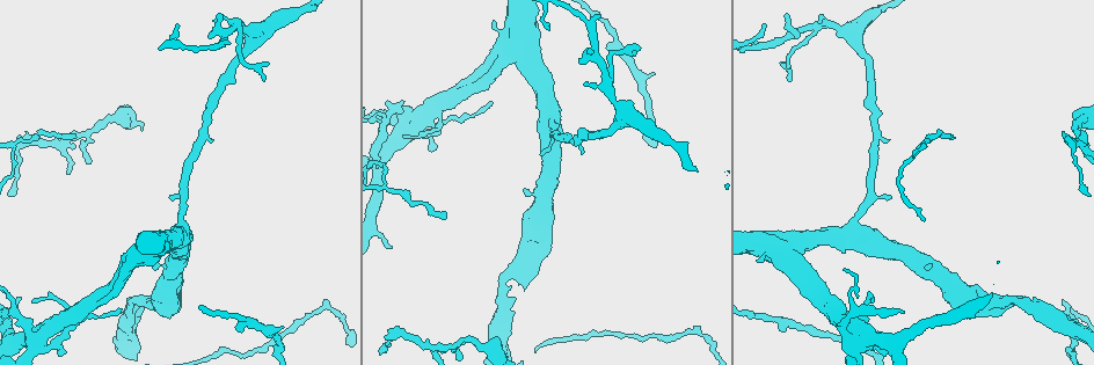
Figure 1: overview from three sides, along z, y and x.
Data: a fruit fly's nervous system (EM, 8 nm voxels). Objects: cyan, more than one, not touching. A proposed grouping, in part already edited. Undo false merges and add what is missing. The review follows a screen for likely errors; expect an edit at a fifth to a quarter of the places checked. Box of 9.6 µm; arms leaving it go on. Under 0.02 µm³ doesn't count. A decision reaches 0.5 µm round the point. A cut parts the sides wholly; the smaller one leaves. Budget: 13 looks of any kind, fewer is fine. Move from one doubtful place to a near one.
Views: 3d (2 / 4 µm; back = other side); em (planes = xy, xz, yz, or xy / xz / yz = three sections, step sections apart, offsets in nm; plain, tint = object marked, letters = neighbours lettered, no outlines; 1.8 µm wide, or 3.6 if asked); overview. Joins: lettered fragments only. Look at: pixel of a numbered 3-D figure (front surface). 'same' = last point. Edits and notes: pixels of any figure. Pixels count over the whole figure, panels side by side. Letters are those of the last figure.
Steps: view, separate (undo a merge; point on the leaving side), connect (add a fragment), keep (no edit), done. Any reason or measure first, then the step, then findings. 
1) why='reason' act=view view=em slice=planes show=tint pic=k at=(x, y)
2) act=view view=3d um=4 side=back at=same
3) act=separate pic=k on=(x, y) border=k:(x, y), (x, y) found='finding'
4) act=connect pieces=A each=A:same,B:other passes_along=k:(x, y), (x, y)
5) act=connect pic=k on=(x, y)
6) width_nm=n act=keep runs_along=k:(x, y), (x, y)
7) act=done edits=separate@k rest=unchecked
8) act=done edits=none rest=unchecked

why='calibre changes' act=view view=3d um=2 pic=1 at=(857, 335)

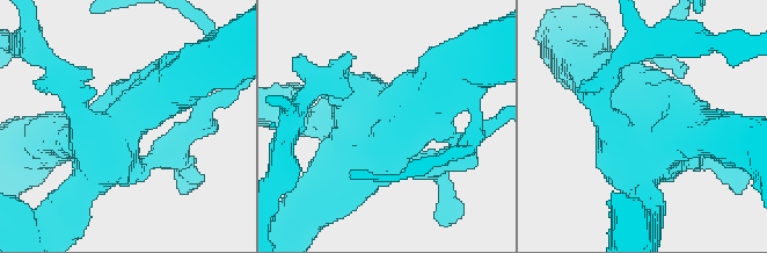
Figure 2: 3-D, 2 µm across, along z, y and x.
act=view view=em slice=planes show=letters pic=2 at=(643, 125)

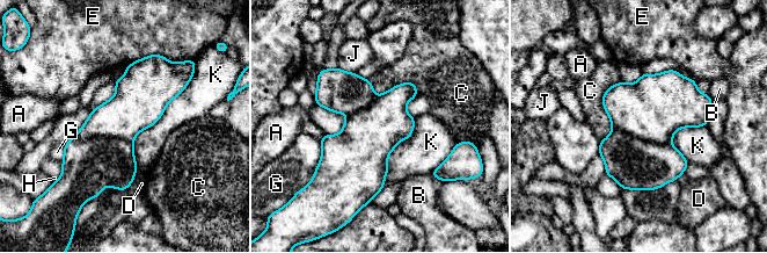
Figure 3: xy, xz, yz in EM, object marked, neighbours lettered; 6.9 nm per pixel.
act=separate pic=3 on=(89, 165) each=A:other,B:other,C:other,D:other,E:other,G:other,H:other,J:other,K:other found='a second neuron is stuck on'

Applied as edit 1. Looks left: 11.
why='see it whole again' act=view view=overview

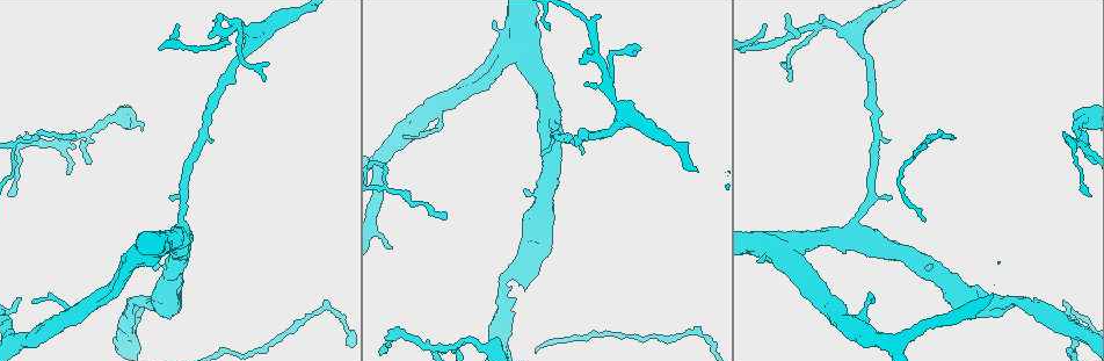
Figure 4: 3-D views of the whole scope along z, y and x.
why='an open end' act=view view=3d um=4 pic=4 at=(154, 266)

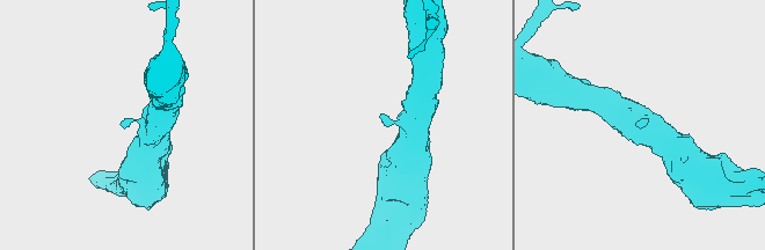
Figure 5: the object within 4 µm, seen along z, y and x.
act=view view=em um=3.6 slice=planes show=tint pic=5 at=(380, 114)

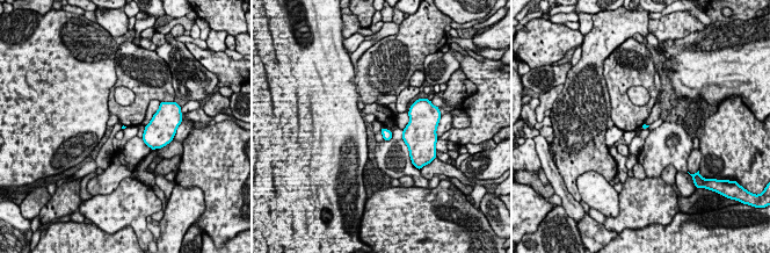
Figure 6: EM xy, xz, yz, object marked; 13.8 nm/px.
why='what lies round it' act=view view=em um=3.6 slice=planes show=letters at=same

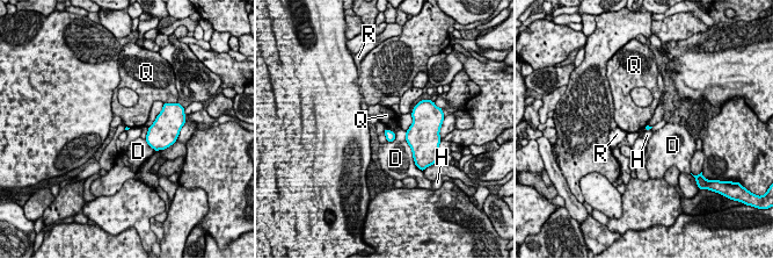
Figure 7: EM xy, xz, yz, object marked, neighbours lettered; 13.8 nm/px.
act=keep each=D:other,H:other,Q:other,R:other found='none of them fits'

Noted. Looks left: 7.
why='branch stops here' act=view view=em slice=planes show=letters pic=4 at=(588, 53)

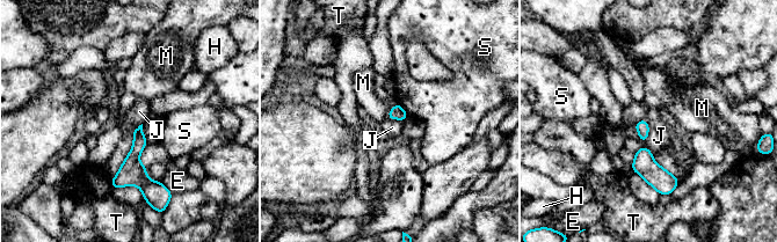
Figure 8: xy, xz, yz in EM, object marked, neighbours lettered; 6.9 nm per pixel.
longest_contact=J:460nm act=keep each=E:other,H:other,J:other,M:other,S:other,T:other border=8:(142, 123), (110, 182) found='none of them fits'

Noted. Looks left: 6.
why='sudden change in width' act=view view=3d um=2 pic=4 at=(90, 132)

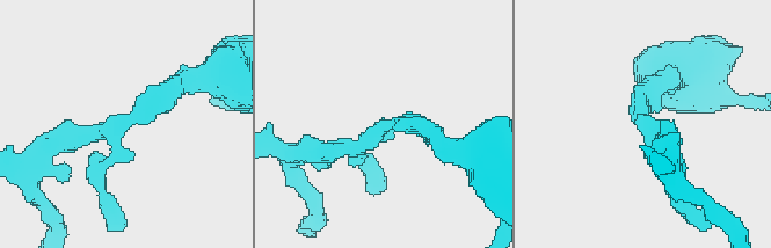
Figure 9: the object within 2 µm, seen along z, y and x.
act=view view=em slice=xz step=4 show=tint pic=9 at=(126, 119)

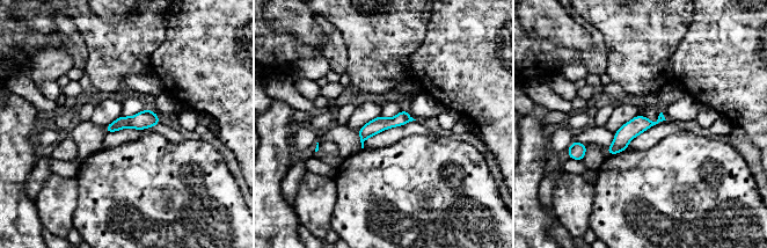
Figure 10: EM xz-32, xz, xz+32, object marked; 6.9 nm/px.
act=view view=em slice=planes show=letters at=same

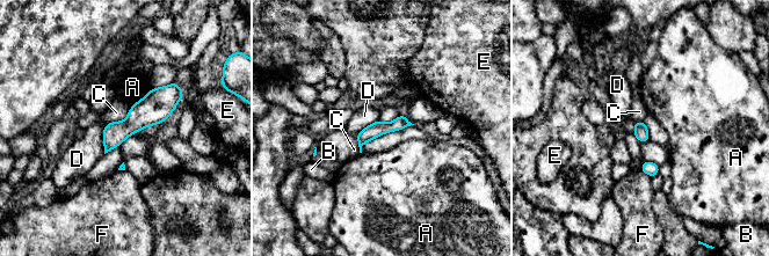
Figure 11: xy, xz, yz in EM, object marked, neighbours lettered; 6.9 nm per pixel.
width_nm=100 act=keep each=A:other,B:other,C:other,D:other,E:other,F:other border=11:(131, 107), (124, 119), (108, 123) found='one neuron here'

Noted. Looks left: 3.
act=done edits=separate@3 rest=unchecked

